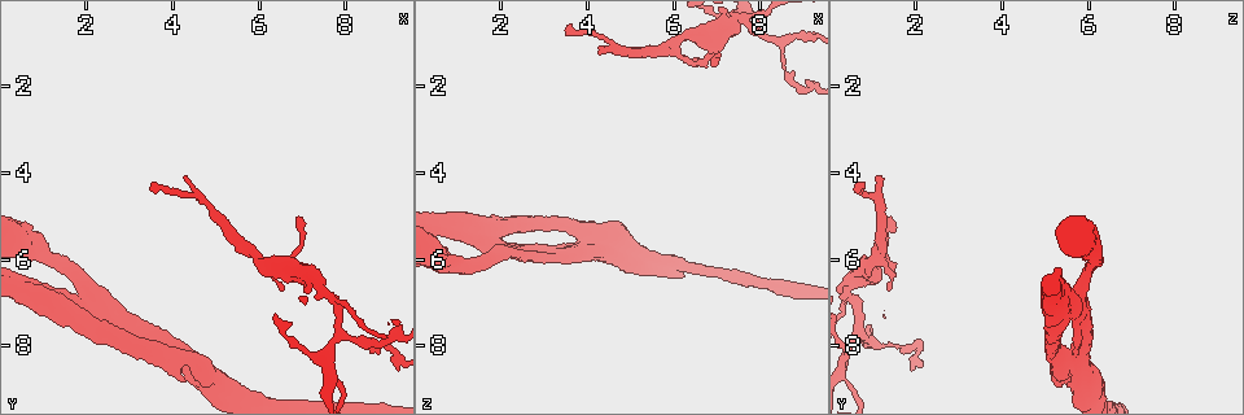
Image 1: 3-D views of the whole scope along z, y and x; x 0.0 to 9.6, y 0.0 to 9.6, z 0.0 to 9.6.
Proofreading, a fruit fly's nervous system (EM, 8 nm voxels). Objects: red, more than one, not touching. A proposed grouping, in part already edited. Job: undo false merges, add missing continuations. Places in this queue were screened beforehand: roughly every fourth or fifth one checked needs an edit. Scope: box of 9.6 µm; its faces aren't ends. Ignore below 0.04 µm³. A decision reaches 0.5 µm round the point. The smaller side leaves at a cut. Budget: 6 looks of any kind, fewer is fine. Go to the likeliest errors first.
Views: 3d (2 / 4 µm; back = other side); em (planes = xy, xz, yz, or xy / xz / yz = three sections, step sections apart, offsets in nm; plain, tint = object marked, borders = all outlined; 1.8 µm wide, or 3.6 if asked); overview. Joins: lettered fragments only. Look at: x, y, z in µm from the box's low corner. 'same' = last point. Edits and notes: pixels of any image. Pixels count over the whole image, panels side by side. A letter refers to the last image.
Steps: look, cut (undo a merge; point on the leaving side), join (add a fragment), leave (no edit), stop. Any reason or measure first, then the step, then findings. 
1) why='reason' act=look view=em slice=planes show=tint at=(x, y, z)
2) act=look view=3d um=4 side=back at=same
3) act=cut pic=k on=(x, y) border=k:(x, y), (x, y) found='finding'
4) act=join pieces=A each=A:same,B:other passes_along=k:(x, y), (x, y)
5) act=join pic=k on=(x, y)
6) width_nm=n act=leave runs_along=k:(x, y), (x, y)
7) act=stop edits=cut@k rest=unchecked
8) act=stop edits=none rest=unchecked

why='arms part here' act=look view=em um=3.6 slice=xz step=4 show=tint at=(4.45, 8.45, 5.75)

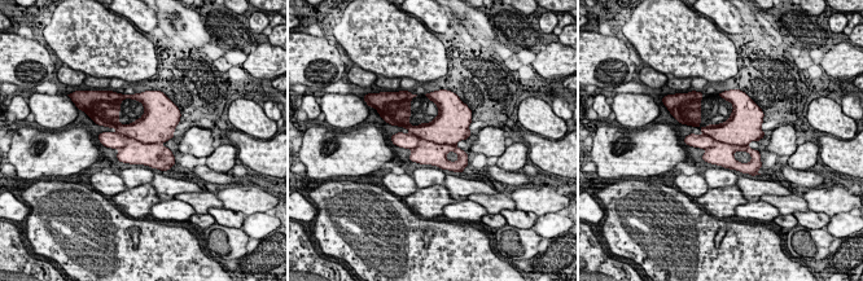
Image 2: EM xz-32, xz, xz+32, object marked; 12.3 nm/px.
why='another direction' act=look view=em um=3.6 slice=planes show=borders at=same

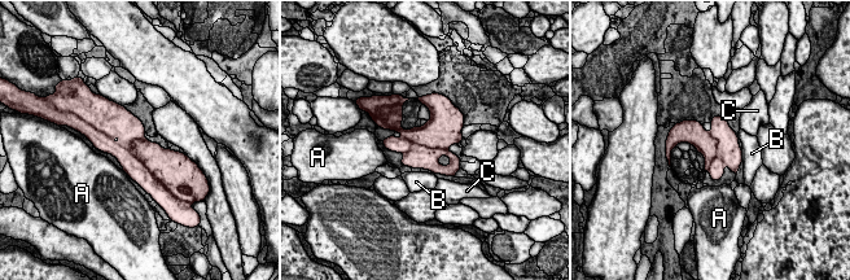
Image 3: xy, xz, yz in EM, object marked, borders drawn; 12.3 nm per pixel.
act=cut pic=3 on=(419, 157) each=A:other,B:other,C:other border=3:(446, 149), (413, 143), (404, 153) found='two cells meet here'

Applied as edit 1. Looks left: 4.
why='free end' act=look view=em slice=yz step=4 show=tint at=(7.00, 5.00, 1.45)

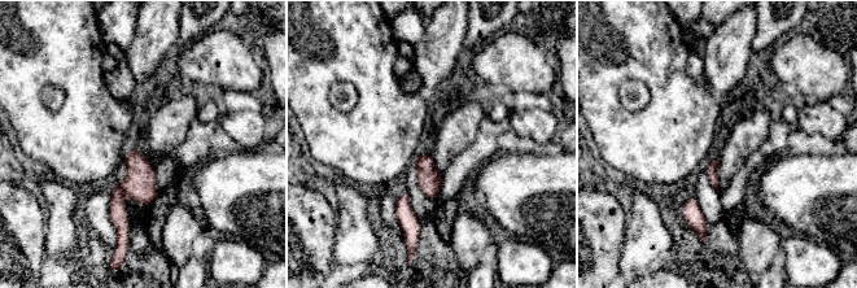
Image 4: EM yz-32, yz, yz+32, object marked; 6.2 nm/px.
act=look view=em slice=planes show=tint at=same

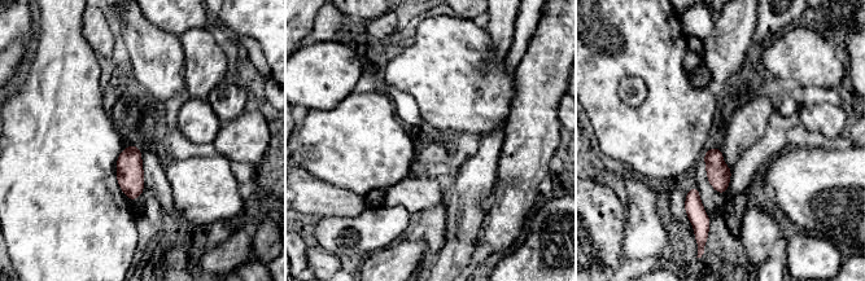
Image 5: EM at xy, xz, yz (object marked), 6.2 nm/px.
why='see the neighbours' act=look view=em slice=planes show=borders at=same

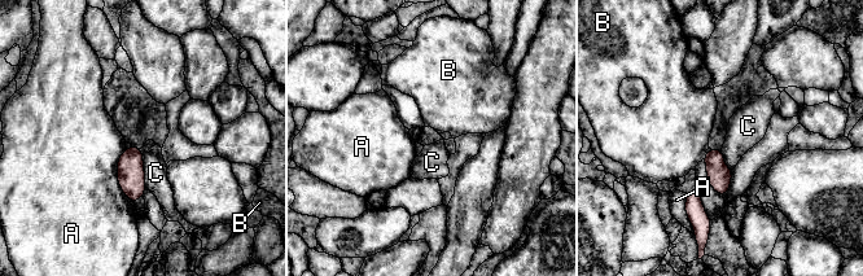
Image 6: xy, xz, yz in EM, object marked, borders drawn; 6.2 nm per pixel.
width_nm=120 longest_contact=A:340nm act=leave each=A:other,B:other,C:other found='none of them fits'

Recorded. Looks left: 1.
act=stop edits=cut@3 rest=unchecked

